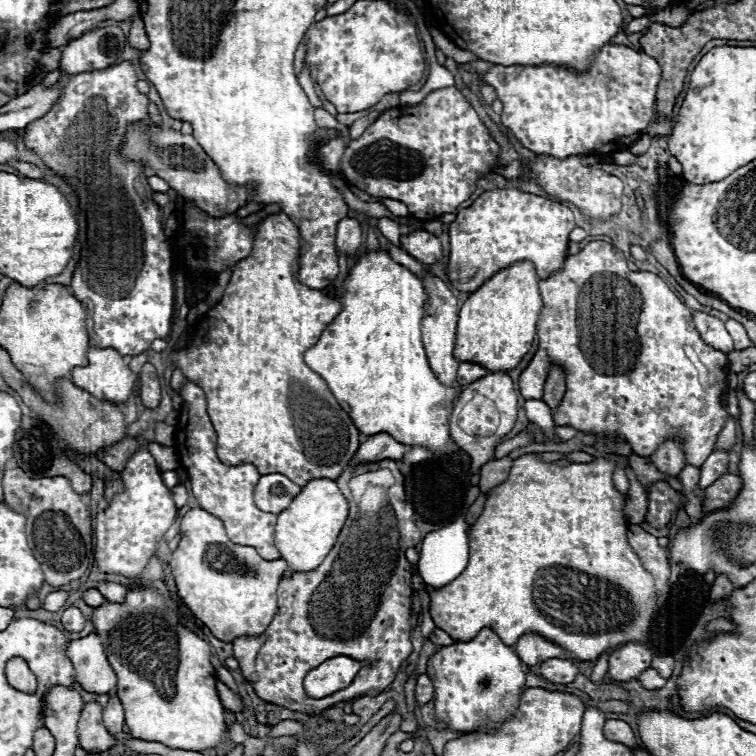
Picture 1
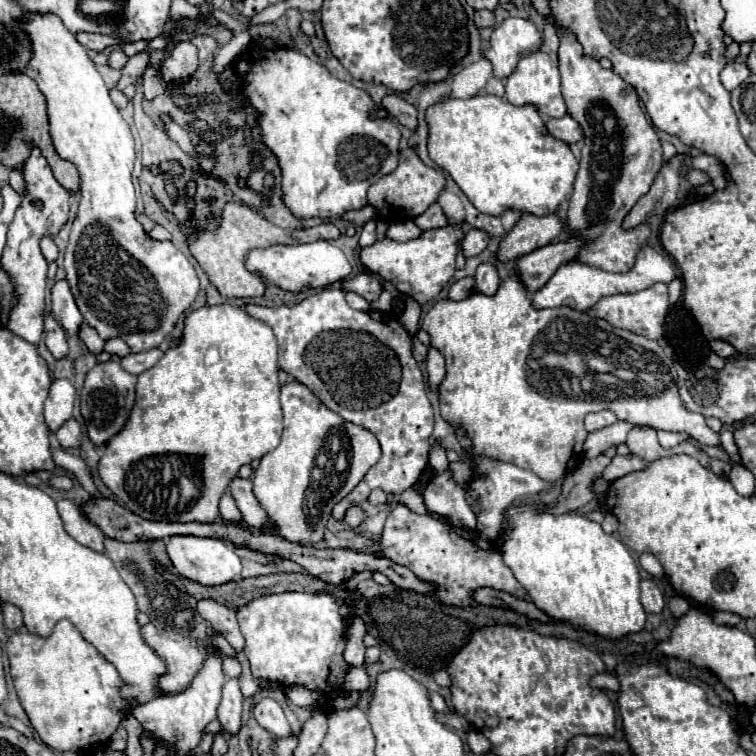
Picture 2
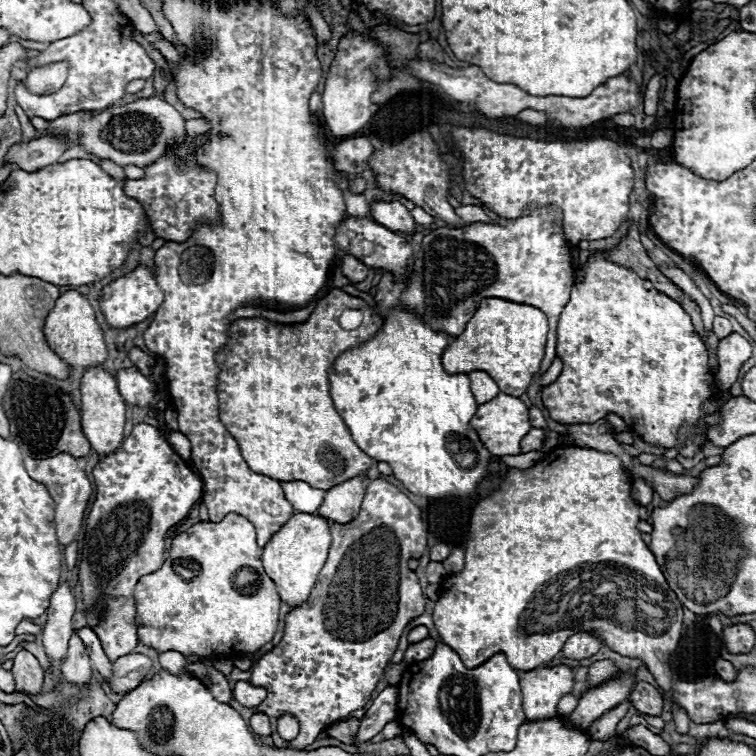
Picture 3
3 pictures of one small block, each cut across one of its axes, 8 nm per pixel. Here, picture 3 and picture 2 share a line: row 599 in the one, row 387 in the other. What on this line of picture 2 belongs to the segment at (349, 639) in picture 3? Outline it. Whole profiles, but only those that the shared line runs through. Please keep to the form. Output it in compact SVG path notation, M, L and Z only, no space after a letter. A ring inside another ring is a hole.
M324 288L322 292L298 302L296 306L264 308L252 304L246 306L246 312L252 318L266 322L274 330L278 338L278 366L284 372L306 384L320 398L320 402L328 406L332 412L340 414L344 420L352 424L370 430L380 442L382 458L366 472L360 484L342 502L334 506L332 516L336 520L344 520L346 510L350 506L360 506L362 502L366 502L368 494L374 488L380 488L386 494L402 494L404 490L412 488L428 464L434 416L432 416L432 406L424 392L422 372L412 356L412 338L406 332L406 328L390 314L374 312L374 310L360 312L350 308L340 288Z

